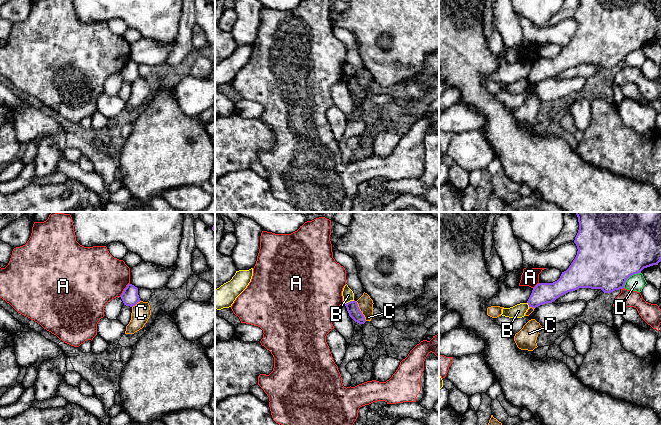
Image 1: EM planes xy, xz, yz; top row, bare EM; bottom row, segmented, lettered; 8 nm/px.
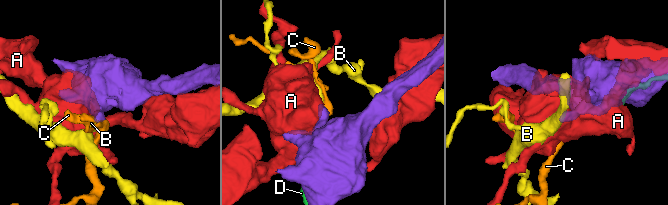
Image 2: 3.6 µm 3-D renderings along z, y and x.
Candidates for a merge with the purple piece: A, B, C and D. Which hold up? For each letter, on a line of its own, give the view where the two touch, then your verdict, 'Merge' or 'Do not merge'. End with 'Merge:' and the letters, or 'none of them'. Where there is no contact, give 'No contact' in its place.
A: Touches purple in xy. Do not merge
B: Touches purple in xz. Do not merge
C: Touches purple in xz. Do not merge
D: Touches purple in yz. Do not merge
Merge: none of them

